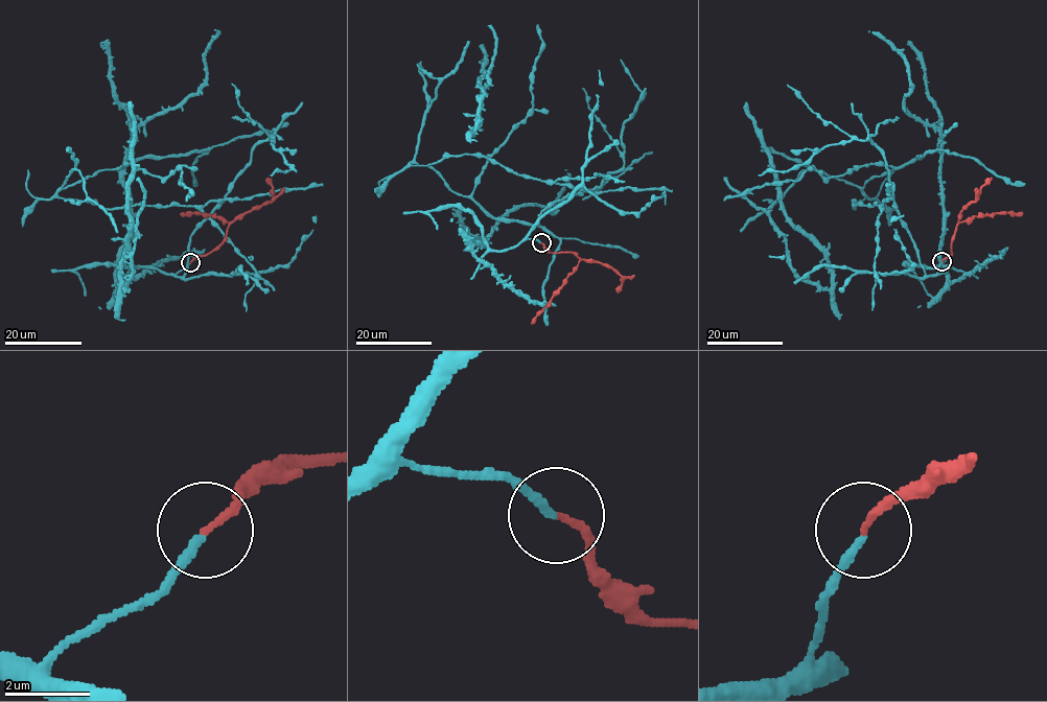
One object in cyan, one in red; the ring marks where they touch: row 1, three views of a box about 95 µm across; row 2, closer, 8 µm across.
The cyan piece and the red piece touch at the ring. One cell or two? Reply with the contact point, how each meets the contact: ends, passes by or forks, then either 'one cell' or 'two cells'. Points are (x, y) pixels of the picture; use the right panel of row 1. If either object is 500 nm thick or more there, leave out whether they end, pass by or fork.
at (941, 261); cyan ends there; red ends there; one cell

